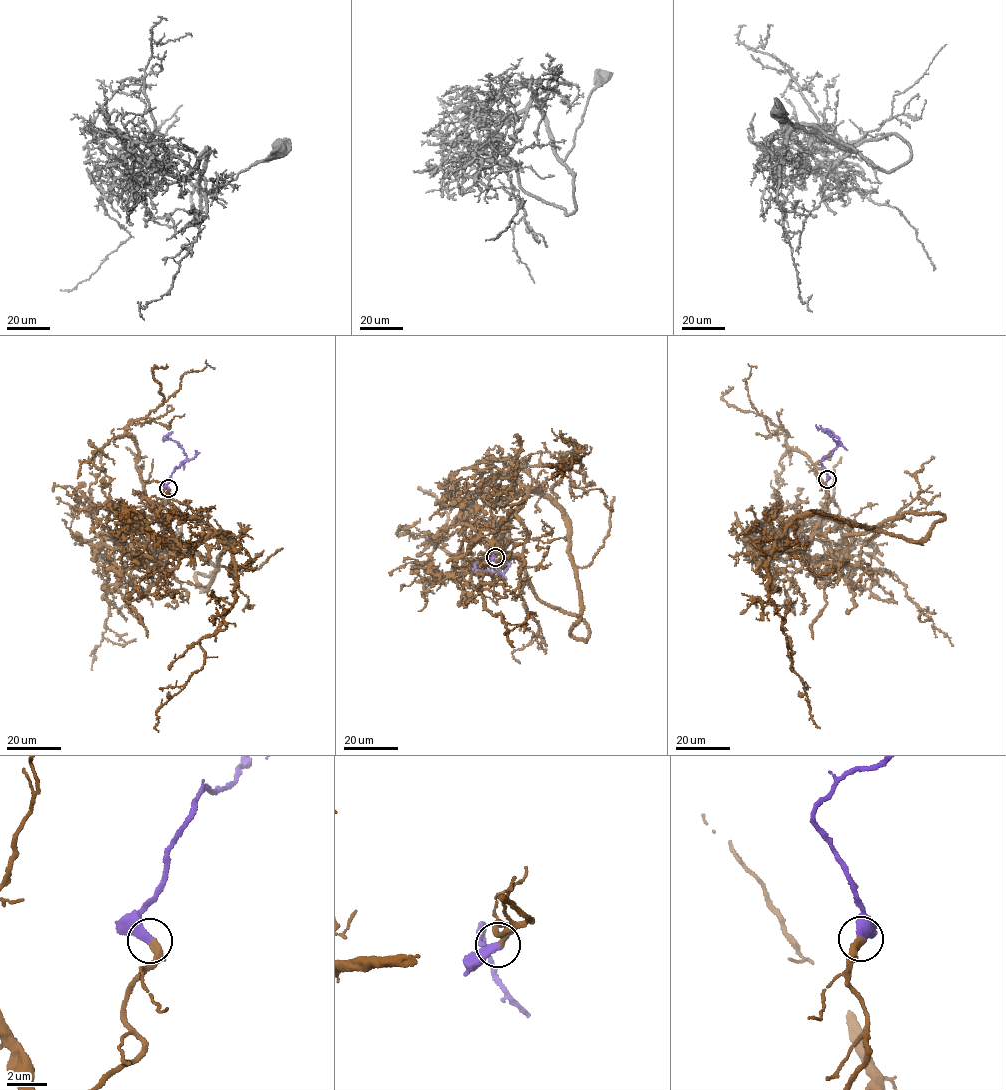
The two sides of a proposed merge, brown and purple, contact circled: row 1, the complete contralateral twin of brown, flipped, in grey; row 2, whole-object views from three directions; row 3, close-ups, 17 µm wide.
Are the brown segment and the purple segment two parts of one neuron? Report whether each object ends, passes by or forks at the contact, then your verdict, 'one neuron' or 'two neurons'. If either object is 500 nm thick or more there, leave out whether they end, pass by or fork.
brown ends there; purple ends there; one neuron

